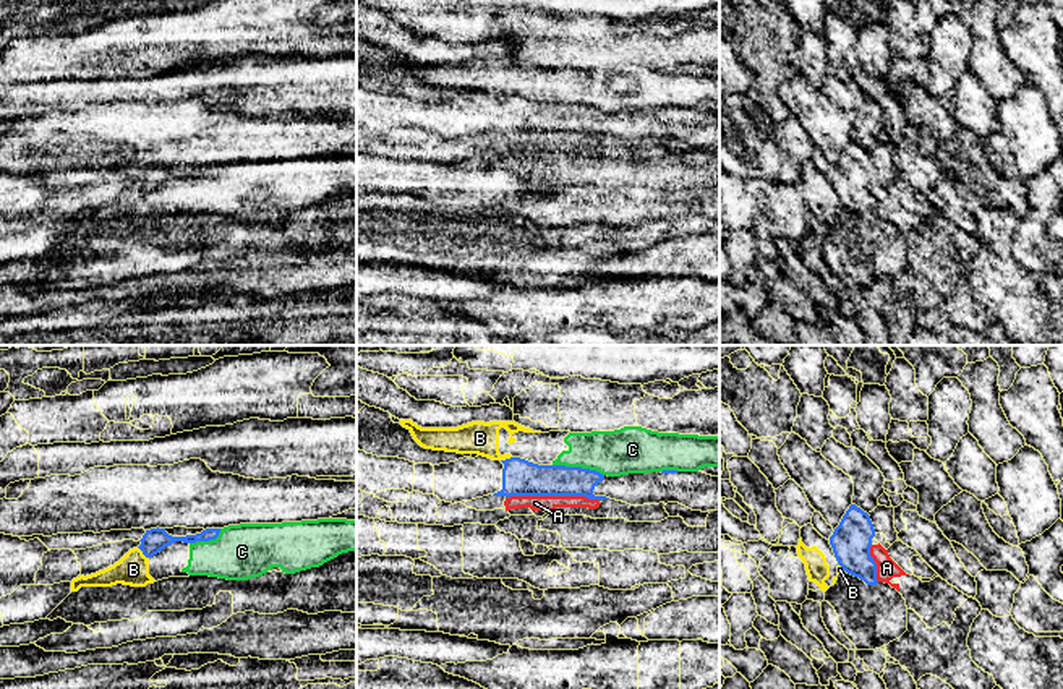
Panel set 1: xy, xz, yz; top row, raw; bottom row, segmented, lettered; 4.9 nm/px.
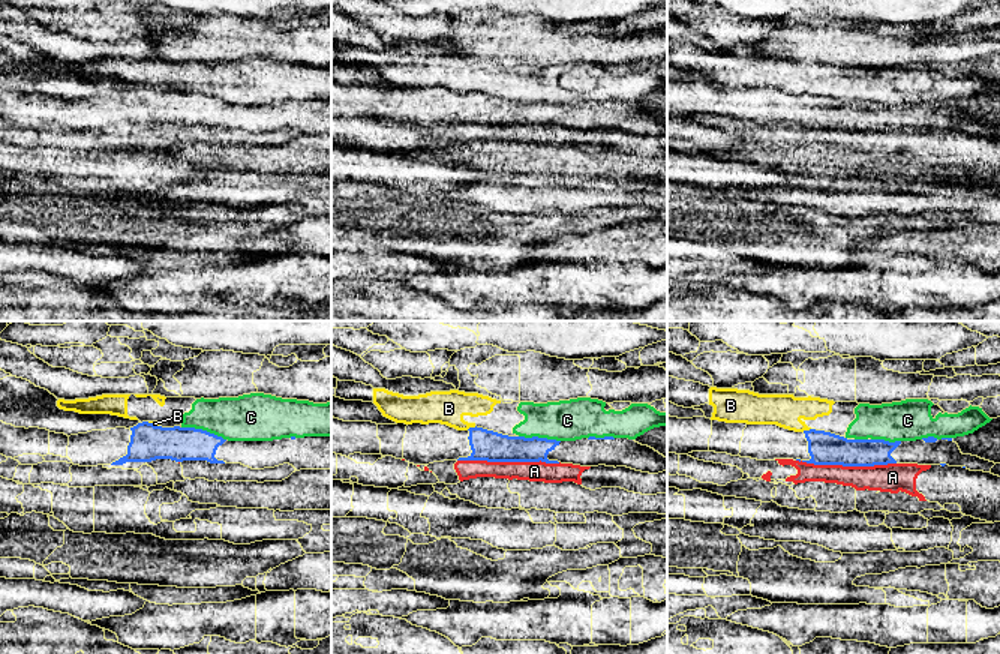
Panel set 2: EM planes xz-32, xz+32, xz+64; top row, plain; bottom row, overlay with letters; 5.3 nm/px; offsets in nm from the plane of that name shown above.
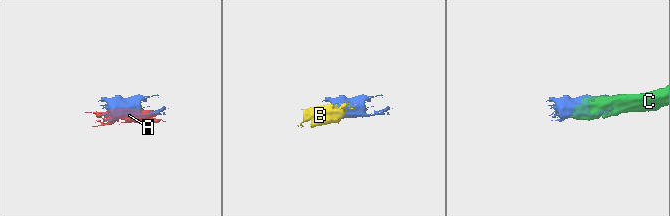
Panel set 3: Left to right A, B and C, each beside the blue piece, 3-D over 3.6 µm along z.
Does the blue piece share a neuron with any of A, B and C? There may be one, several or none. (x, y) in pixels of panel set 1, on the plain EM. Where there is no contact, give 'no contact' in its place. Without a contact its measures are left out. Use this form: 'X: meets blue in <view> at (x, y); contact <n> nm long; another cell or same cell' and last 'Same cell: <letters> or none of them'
A: meets blue in xz at (553, 132); contact 460 nm long; another cell
B: meets blue in xy at (143, 190); contact 80 nm long; another cell
C: meets blue in xz at (579, 104); contact 260 nm long; another cell
Same cell: none of them

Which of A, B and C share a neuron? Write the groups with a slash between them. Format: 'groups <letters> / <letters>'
groups A / B C

